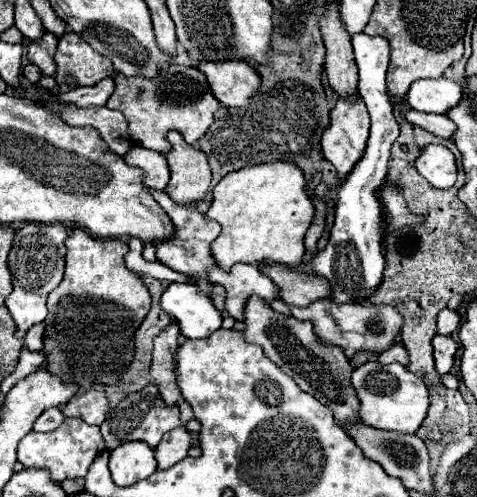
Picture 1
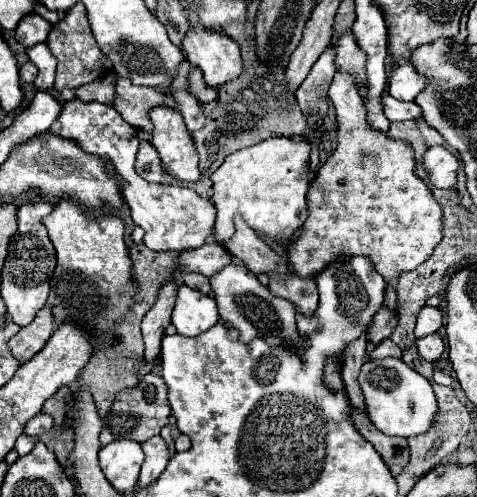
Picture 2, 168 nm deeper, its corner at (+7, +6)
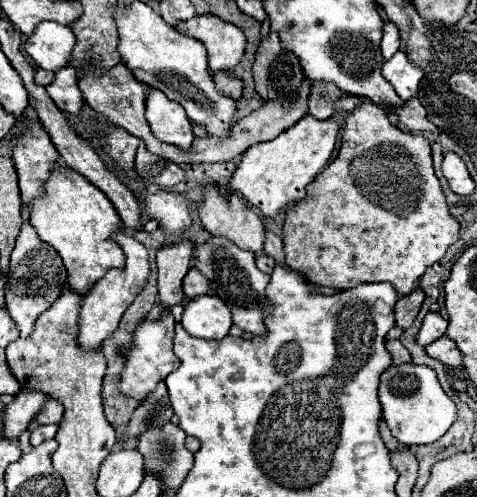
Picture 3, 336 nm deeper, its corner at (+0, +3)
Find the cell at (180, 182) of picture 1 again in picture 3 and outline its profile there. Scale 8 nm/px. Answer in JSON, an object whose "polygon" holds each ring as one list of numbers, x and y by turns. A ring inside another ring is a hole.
{"polygon":[[152,88,146,96,146,120,158,140,170,142,184,150,192,146,192,124,184,108,168,100,168,96,156,88]]}

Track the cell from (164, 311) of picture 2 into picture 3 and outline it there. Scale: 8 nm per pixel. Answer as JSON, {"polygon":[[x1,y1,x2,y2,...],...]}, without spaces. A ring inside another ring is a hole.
{"polygon":[[188,238,178,244,166,244,156,252,158,294,164,308,172,308,174,304,184,300,182,280,190,268,192,250,194,250,194,242]]}

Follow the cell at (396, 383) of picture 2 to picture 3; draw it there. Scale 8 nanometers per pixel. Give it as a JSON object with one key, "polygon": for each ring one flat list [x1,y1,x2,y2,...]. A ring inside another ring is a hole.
{"polygon":[[390,366,380,376,380,402,392,436,406,446,432,444,434,440,440,440,458,418,456,404,446,396,436,378,436,372,428,366]]}

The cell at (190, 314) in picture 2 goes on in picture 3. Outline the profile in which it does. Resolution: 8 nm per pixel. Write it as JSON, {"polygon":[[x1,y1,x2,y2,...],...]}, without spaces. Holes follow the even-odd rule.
{"polygon":[[204,294,188,300,182,316,182,326,196,338,222,340,232,326,232,314,218,296]]}

